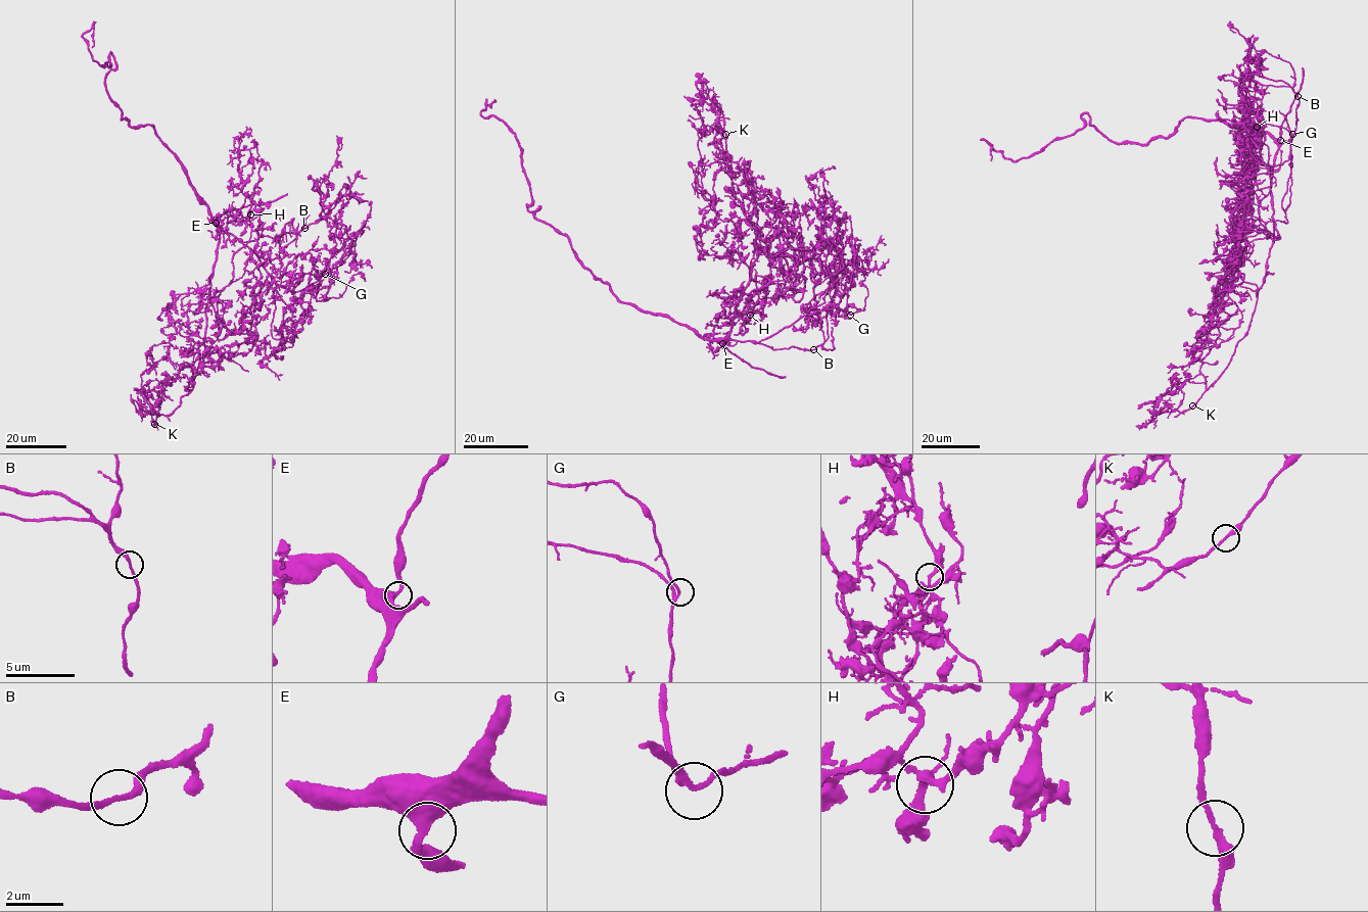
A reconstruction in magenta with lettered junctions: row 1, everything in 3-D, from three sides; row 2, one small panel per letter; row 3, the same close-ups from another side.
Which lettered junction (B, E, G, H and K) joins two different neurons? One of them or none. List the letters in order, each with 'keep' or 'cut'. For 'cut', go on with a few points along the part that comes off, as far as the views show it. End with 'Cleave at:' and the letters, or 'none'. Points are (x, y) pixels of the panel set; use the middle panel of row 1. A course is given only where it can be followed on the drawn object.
B: keep
E: keep
G: keep
H: keep
K: keep
Cleave at: none

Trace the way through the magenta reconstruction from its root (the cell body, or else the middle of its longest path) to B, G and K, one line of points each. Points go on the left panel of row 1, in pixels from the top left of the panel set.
B: (210, 213), (222, 229), (242, 241), (252, 241), (263, 236), (278, 238), (303, 228)
G: (210, 213), (222, 229), (240, 239), (253, 252), (277, 285), (301, 291), (325, 274)
K: (210, 213), (219, 238), (205, 310), (204, 354), (192, 390), (181, 397), (175, 411), (159, 415), (154, 424)

